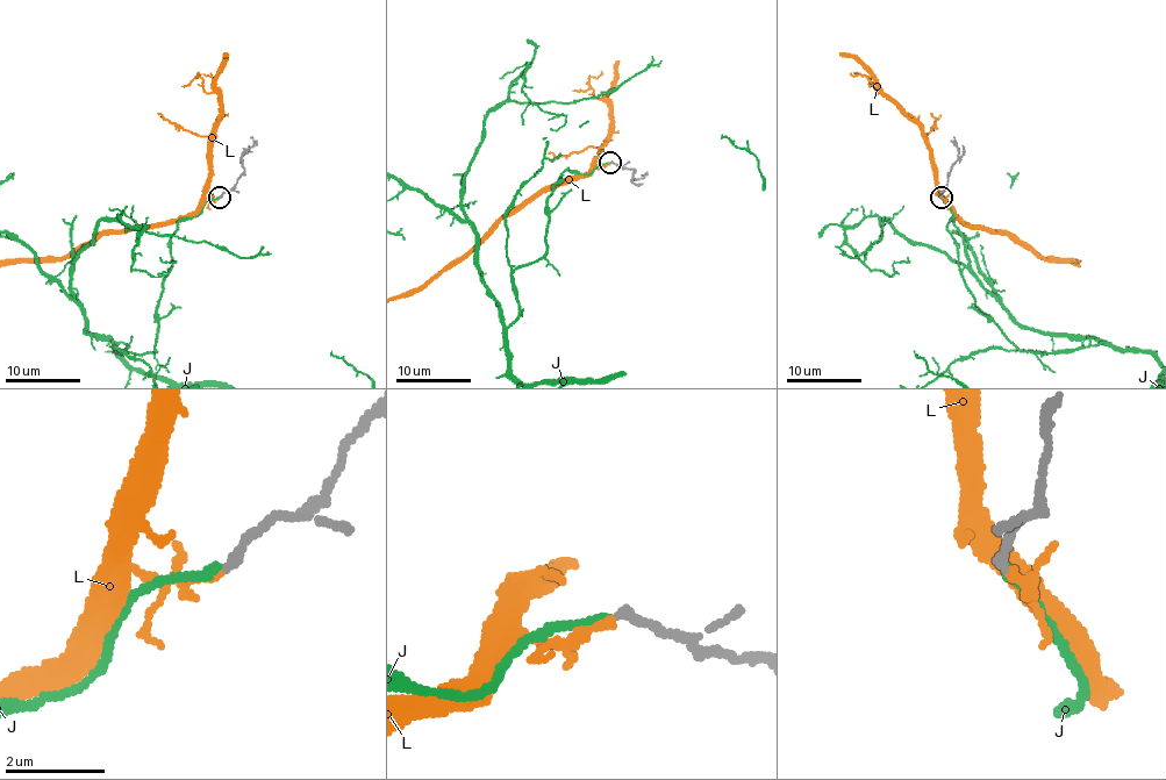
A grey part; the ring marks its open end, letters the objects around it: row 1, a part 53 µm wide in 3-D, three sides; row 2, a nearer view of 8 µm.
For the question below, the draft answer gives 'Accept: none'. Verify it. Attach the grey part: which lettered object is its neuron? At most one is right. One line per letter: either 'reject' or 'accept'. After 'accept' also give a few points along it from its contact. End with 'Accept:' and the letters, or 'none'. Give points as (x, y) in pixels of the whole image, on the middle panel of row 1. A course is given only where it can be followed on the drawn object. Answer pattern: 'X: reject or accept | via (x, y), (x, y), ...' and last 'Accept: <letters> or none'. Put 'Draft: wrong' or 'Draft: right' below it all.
J: reject
L: accept
Accept: L
Draft: wrong

